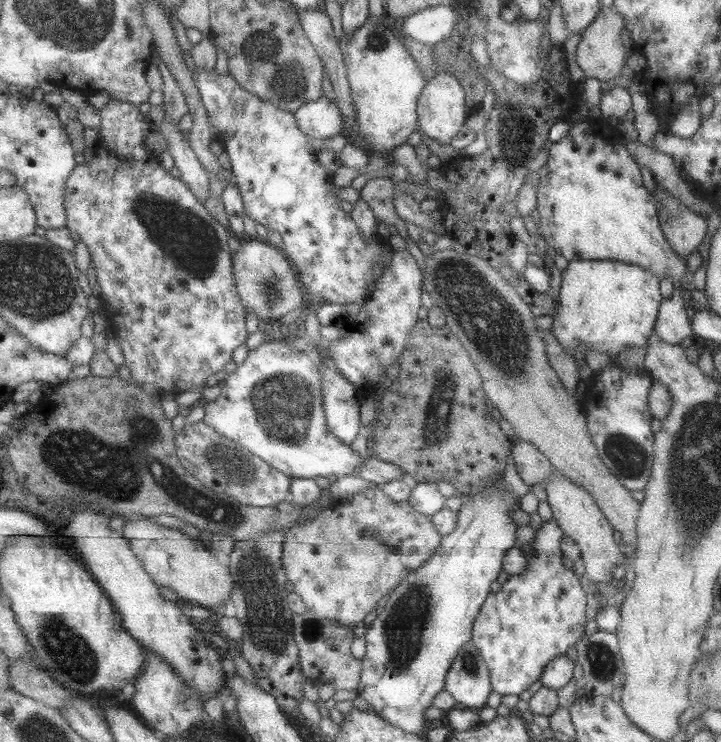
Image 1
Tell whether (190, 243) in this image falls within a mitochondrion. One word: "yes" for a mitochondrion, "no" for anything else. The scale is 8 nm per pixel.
yes

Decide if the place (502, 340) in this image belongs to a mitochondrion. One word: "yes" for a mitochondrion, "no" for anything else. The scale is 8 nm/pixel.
yes

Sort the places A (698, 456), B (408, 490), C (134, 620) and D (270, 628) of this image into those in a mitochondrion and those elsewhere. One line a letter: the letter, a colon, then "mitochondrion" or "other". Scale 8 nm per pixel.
A: mitochondrion
B: other
C: other
D: mitochondrion

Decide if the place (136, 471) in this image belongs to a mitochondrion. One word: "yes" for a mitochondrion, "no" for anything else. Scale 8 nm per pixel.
yes

